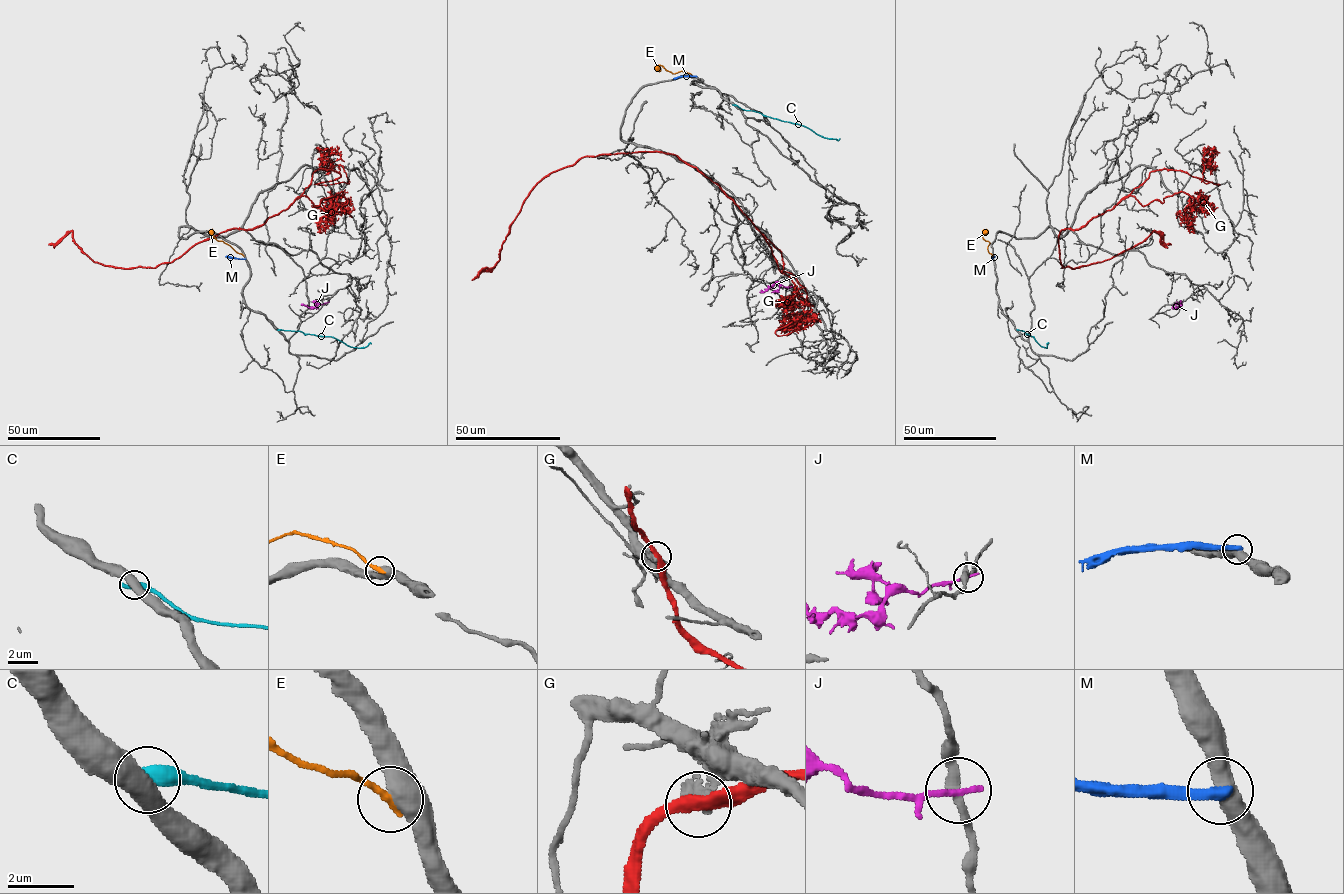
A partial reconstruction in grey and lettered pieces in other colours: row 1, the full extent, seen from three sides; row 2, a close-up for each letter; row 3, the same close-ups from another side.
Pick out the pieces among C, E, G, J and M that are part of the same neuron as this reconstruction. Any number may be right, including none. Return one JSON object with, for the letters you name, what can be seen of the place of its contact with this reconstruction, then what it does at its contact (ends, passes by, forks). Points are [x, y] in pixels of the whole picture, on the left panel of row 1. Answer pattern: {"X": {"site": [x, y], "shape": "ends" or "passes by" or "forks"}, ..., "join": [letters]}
{"join": []}

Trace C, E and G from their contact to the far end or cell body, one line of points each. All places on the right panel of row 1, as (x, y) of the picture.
C: (1017, 330), (1033, 337), (1041, 346), (1046, 348), (1046, 344)
E: (992, 255), (987, 248), (990, 242), (982, 237), (986, 229)
G: (1153, 171), (1111, 209), (1079, 229), (1062, 229), (1060, 262), (1076, 268), (1111, 259), (1153, 231), (1171, 245)

